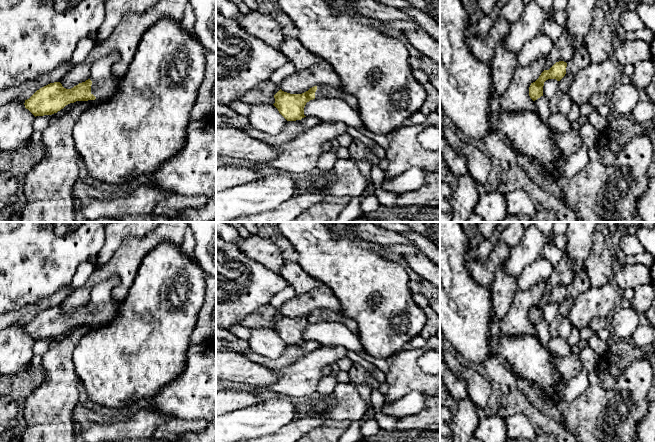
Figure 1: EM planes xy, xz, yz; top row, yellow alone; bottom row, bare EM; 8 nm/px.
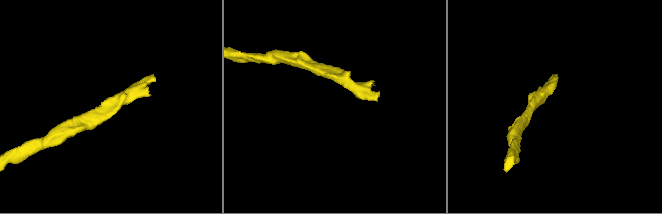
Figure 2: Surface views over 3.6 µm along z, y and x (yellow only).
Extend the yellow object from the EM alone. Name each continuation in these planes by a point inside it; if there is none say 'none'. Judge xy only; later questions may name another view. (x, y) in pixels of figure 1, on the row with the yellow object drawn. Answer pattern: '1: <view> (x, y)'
1: xy (104, 85)

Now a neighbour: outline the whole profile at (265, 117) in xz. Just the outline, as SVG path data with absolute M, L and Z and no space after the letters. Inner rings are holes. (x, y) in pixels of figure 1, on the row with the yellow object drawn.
M257 103L251 105L248 116L251 127L270 135L281 132L287 120L279 113L274 105Z

